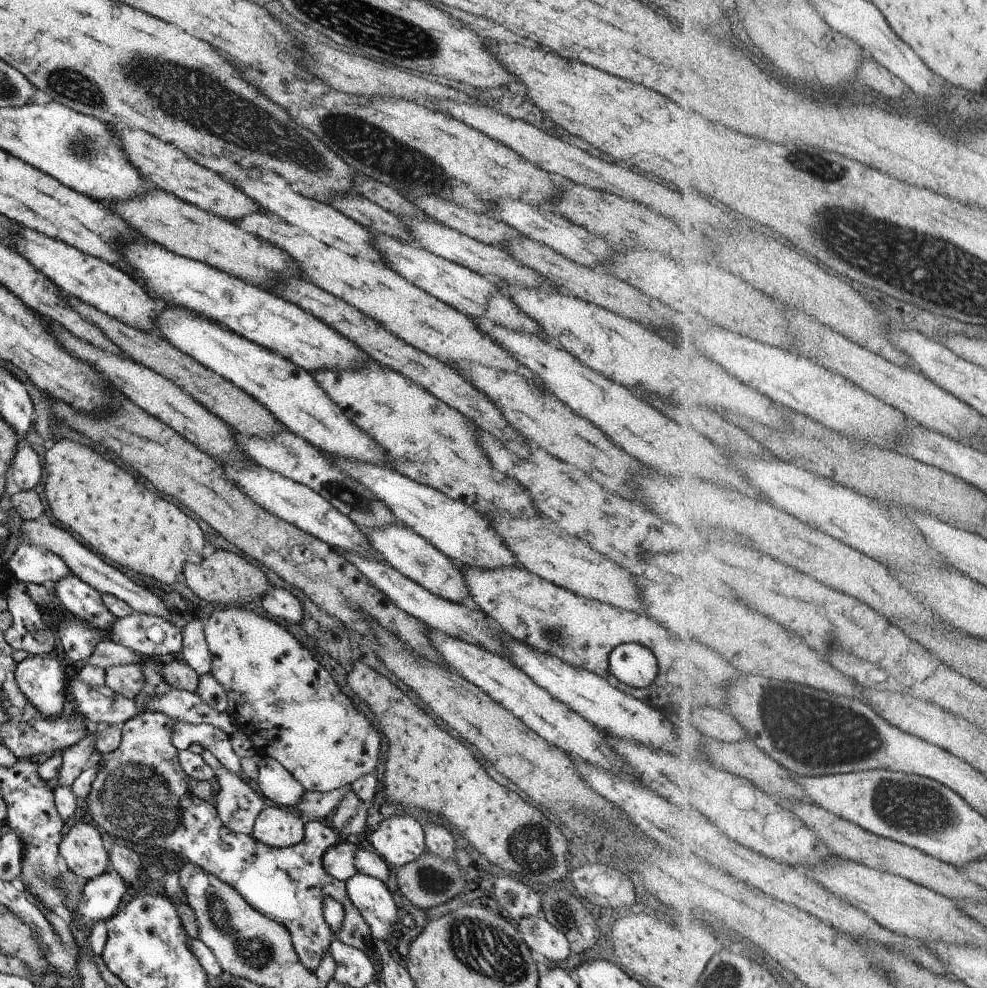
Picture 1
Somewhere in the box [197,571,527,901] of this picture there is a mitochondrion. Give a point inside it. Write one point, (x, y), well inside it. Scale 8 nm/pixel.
(430, 881)

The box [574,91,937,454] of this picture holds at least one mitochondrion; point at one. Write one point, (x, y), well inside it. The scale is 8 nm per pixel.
(813, 168)

